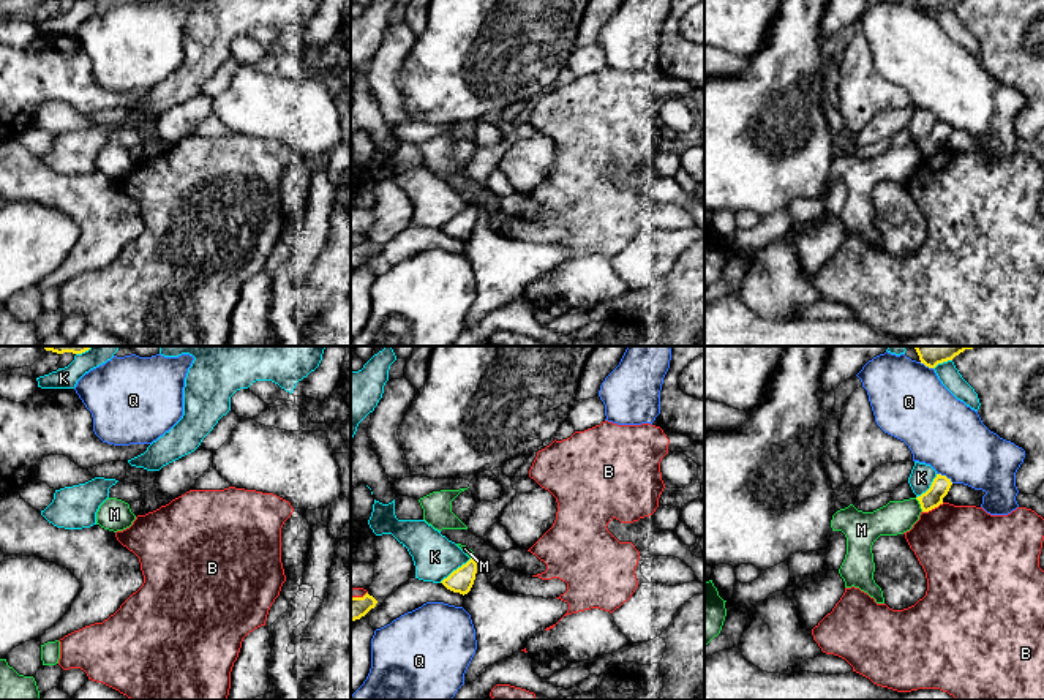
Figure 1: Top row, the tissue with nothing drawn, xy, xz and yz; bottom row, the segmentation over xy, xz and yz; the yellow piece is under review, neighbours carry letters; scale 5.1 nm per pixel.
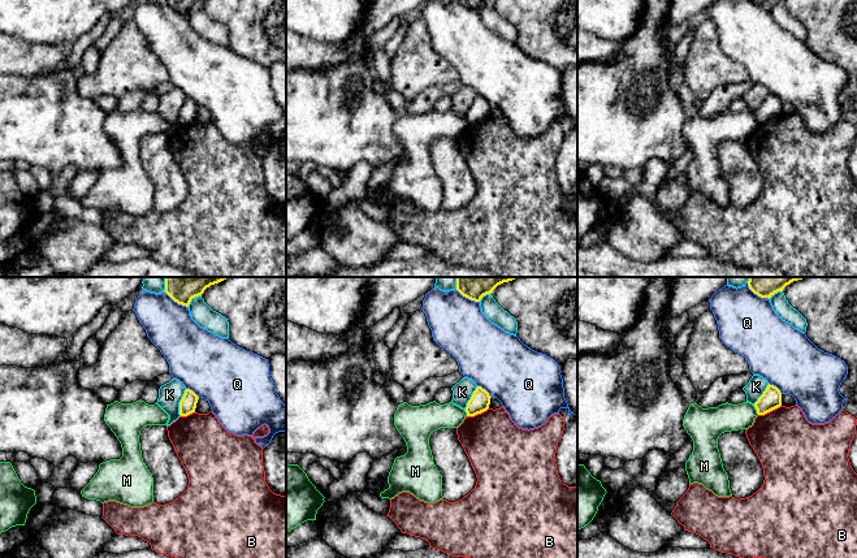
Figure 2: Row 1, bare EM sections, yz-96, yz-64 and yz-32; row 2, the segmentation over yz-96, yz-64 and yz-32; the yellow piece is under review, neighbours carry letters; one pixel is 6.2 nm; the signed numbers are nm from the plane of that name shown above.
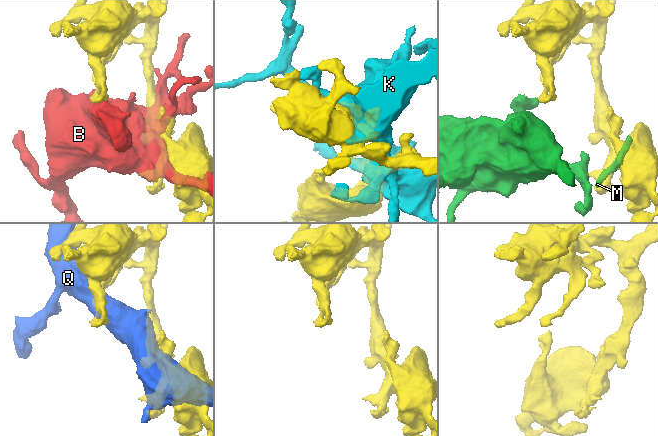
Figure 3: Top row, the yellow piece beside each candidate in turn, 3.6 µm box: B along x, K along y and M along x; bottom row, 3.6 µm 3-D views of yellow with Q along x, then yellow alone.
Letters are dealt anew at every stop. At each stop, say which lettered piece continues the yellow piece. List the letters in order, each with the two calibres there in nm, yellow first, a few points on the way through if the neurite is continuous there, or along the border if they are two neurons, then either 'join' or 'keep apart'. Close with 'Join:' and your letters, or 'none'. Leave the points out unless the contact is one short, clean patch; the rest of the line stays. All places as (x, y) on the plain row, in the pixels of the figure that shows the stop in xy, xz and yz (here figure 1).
B: calibres 100 and 440 nm; keep apart
K: calibres 120 and 220 nm; keep apart
M: calibres 100 and 170 nm; border yz (915, 144), (923, 157); keep apart
Q: calibres 100 and 360 nm; keep apart
Join: none

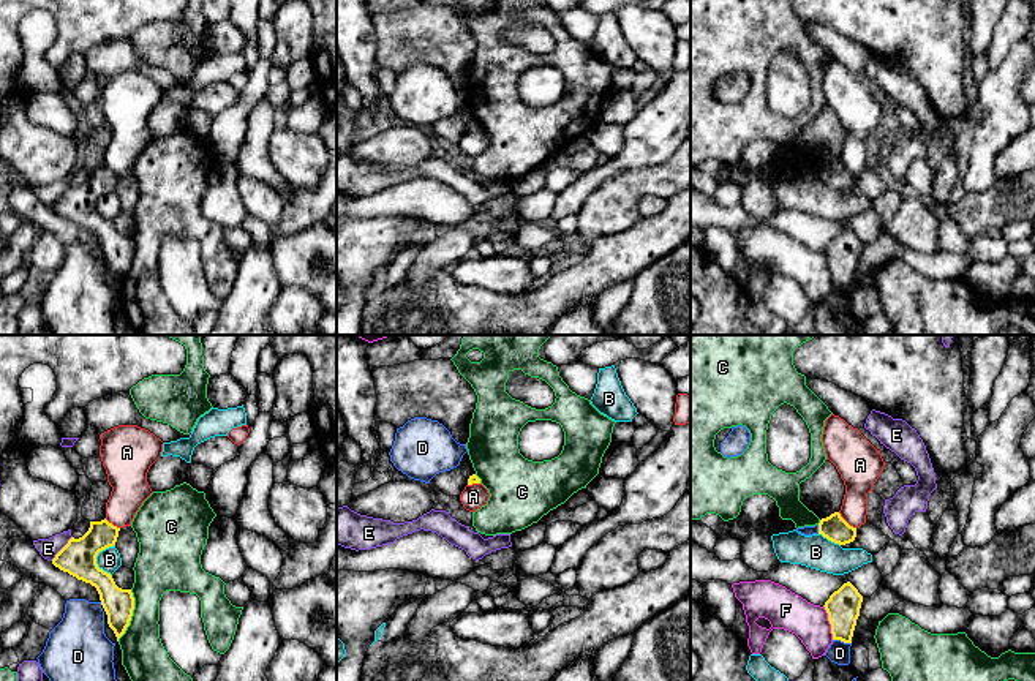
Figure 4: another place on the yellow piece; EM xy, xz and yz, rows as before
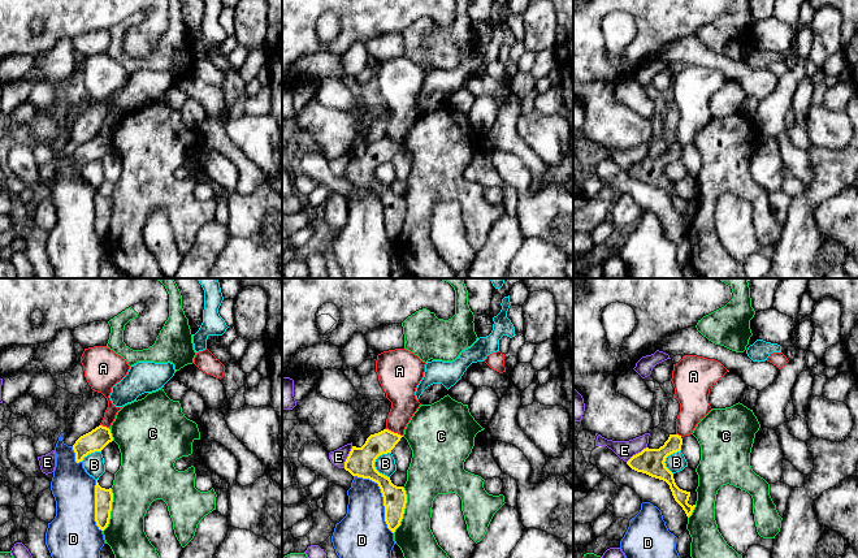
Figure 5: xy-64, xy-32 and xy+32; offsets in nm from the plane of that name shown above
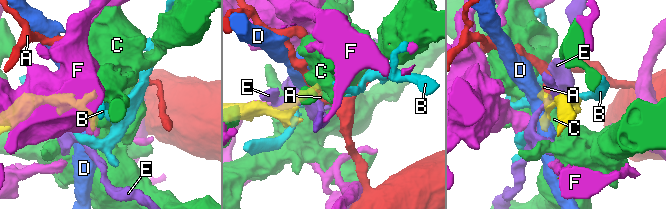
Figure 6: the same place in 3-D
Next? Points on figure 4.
A: calibres 140 and 170 nm; border yz (838, 158), (855, 174); keep apart
B: calibres 180 and 120 nm; keep apart
C: calibres 160 and 220 nm; keep apart
D: calibres 170 and 110 nm; keep apart
E: calibres 180 and 100 nm; keep apart
F: calibres 170 and 190 nm; keep apart
Join: none

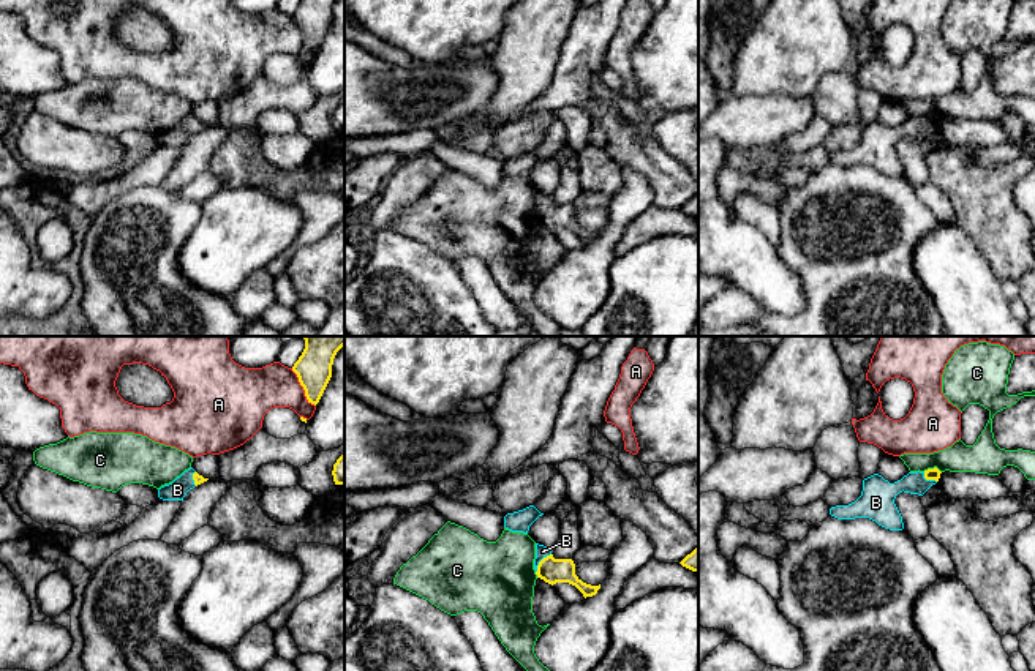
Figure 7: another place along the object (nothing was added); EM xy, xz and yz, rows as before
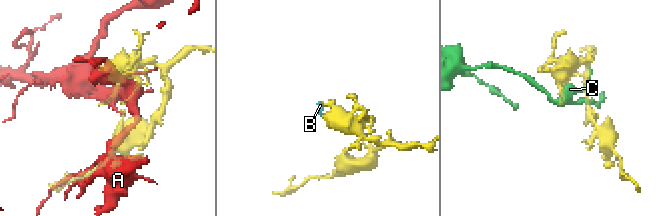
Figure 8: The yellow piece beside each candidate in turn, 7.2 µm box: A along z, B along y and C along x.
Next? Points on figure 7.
A: calibres 180 and 240 nm; border xy (291, 14), (304, 41), (315, 52); keep apart
B: calibres 130 and 70 nm; way xz (552, 217), (539, 209), (542, 198); join
C: calibres 60 and 160 nm; border yz (923, 117), (936, 114), (940, 119); keep apart
Join: B

